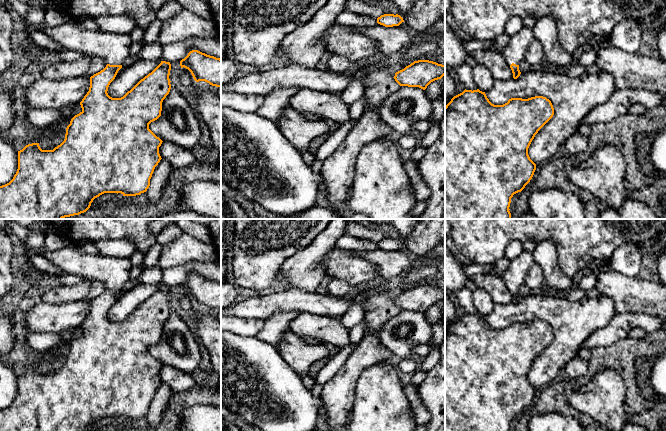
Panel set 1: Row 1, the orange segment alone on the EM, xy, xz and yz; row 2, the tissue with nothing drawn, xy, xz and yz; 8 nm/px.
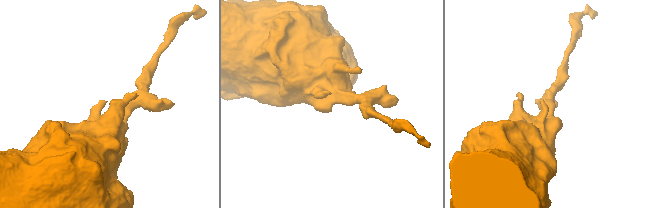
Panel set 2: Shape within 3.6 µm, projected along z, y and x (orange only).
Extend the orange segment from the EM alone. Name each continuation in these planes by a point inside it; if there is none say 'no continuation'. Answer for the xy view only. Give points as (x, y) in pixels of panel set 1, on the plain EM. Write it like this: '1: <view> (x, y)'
1: xy (114, 273)

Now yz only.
1: yz (514, 276)

